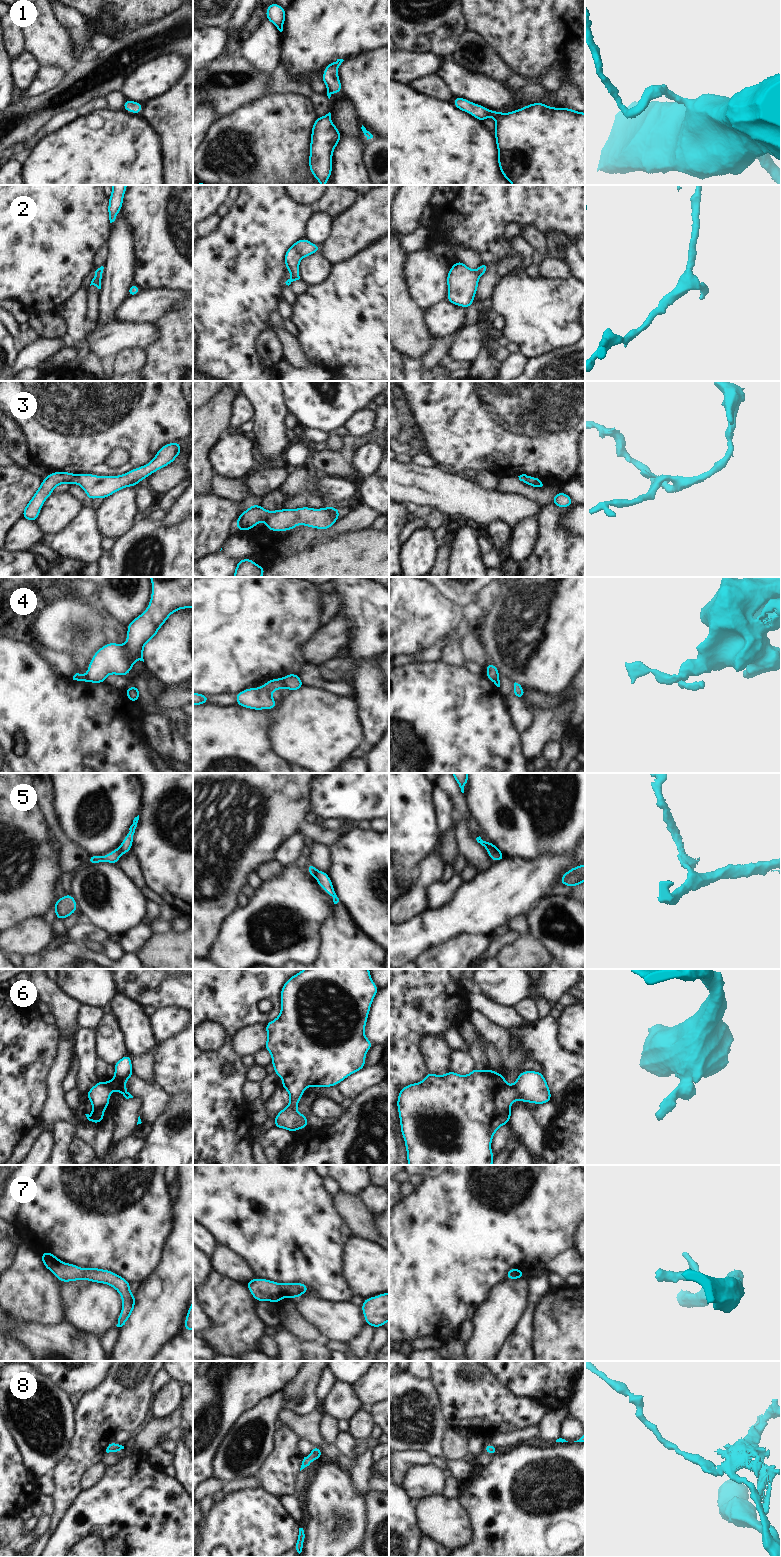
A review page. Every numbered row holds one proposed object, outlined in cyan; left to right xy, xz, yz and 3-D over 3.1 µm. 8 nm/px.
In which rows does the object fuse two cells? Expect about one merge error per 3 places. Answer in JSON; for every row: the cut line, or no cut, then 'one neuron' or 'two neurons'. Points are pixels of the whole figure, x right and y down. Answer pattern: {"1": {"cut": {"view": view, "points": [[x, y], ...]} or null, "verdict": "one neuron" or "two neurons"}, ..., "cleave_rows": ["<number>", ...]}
{"1": {"cut": null, "verdict": "one neuron"}, "2": {"cut": null, "verdict": "one neuron"}, "3": {"cut": null, "verdict": "one neuron"}, "4": {"cut": {"view": "xz", "points": [[283, 678], [286, 686]]}, "verdict": "two neurons"}, "5": {"cut": {"view": "xy", "points": [[119, 847], [121, 853]]}, "verdict": "two neurons"}, "6": {"cut": null, "verdict": "one neuron"}, "7": {"cut": null, "verdict": "one neuron"}, "8": {"cut": null, "verdict": "one neuron"}, "cleave_rows": ["4", "5"]}

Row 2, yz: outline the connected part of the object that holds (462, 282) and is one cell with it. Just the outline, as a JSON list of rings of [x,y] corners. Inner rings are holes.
[[[458,260],[450,269],[447,276],[448,297],[451,304],[469,308],[476,295],[478,280],[488,271],[488,264],[483,263],[476,271],[468,268]]]

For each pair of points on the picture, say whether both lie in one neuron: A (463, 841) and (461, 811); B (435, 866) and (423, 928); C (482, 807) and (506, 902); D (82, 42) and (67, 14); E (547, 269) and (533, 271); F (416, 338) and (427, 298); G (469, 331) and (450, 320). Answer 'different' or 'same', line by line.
A: different
B: different
C: different
D: same
E: different
F: different
G: different

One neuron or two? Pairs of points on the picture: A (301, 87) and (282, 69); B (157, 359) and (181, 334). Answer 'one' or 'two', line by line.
A: one
B: one

